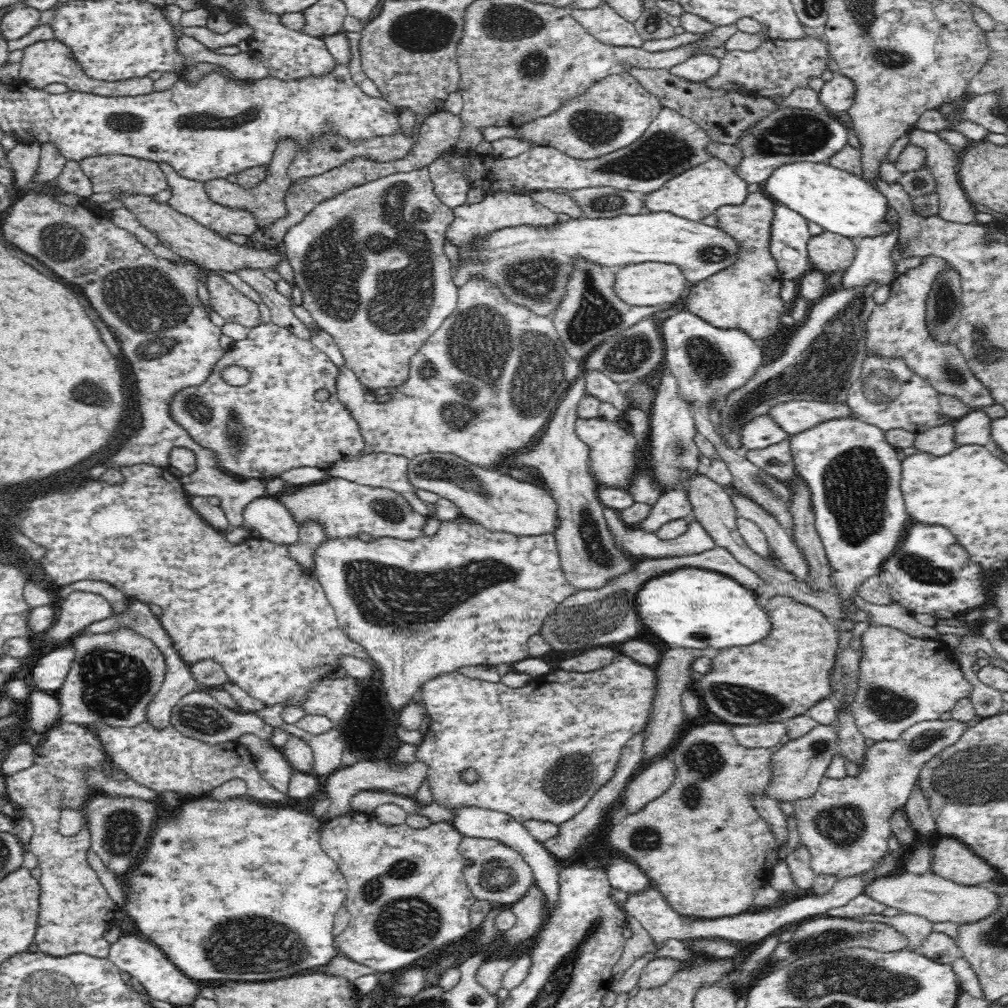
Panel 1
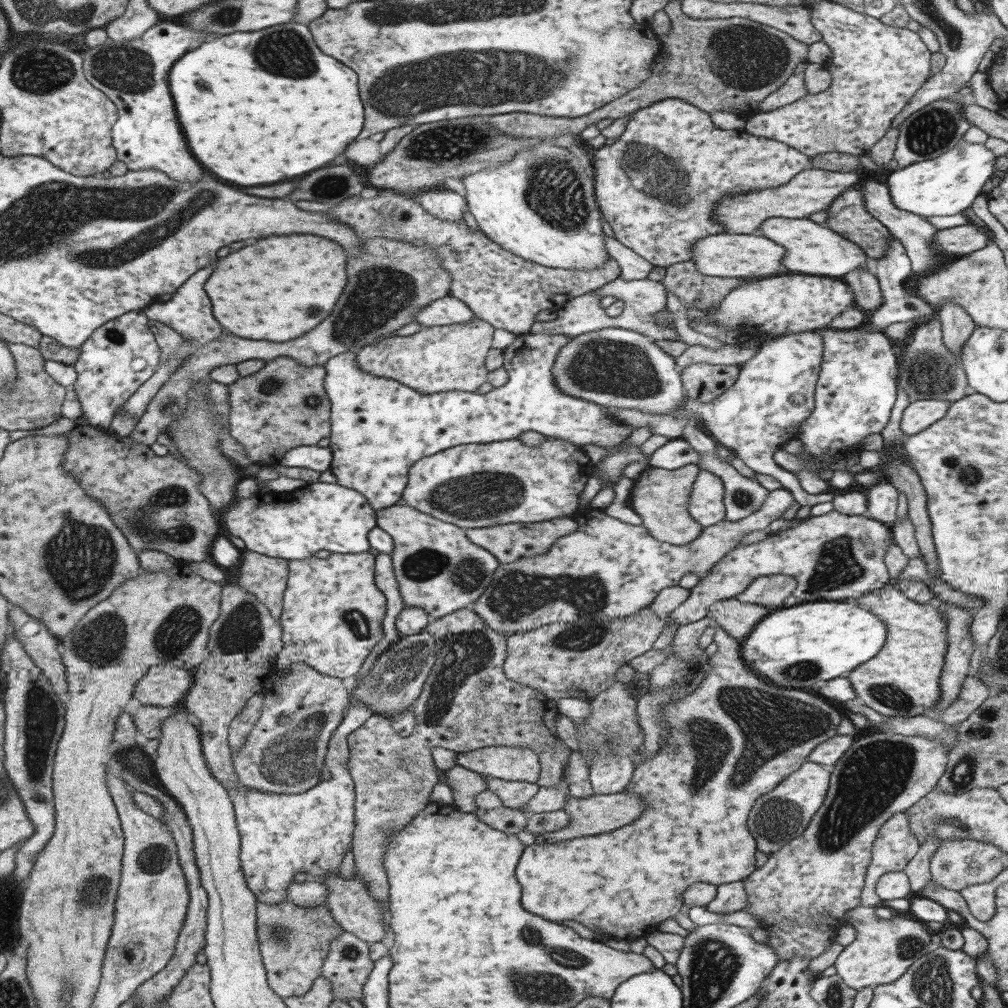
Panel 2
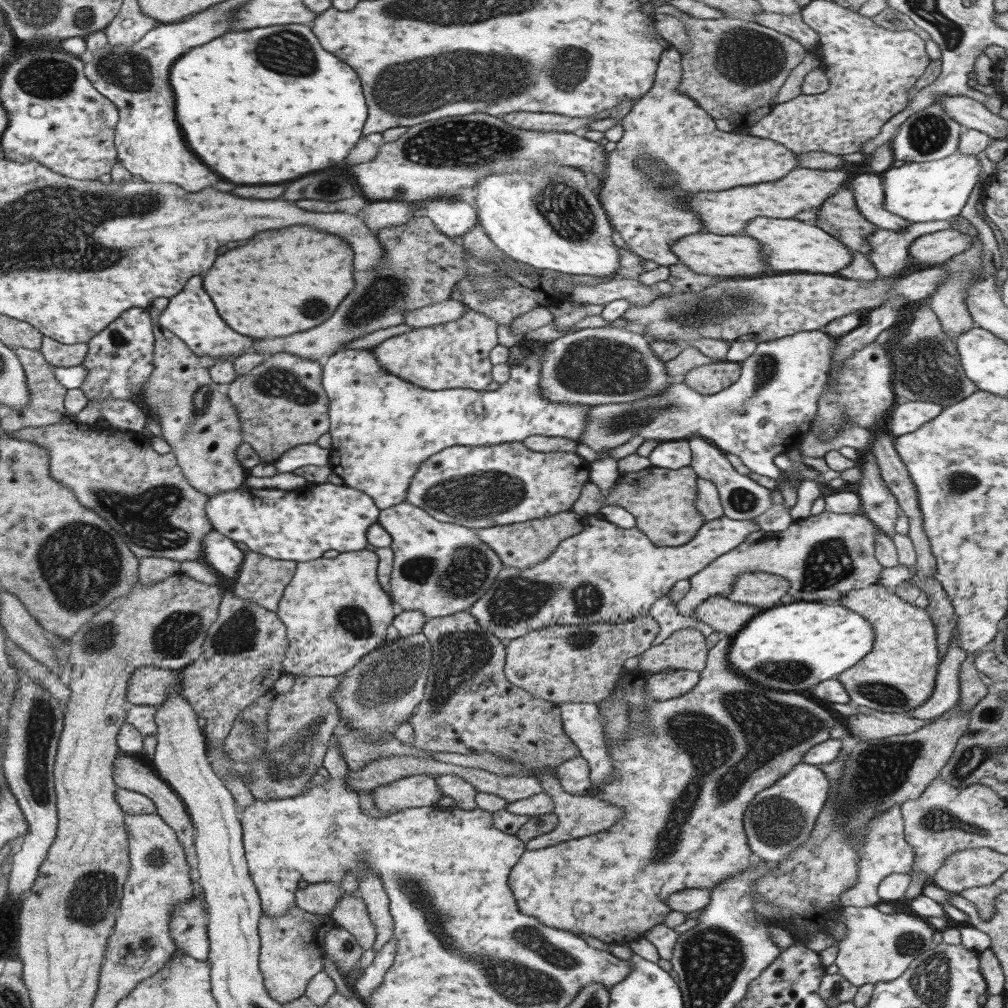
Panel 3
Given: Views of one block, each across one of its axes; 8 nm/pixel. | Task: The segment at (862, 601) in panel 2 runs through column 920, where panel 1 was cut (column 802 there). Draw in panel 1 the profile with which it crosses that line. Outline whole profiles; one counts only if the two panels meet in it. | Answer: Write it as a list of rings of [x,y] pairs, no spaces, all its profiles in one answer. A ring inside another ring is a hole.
[[[779,594],[766,600],[762,609],[770,618],[771,634],[766,639],[758,640],[758,644],[750,644],[746,648],[718,649],[717,654],[711,658],[710,670],[694,676],[692,681],[702,705],[731,726],[793,719],[804,715],[818,700],[830,697],[830,668],[836,660],[836,652],[840,652],[840,631],[836,623],[818,609]]]

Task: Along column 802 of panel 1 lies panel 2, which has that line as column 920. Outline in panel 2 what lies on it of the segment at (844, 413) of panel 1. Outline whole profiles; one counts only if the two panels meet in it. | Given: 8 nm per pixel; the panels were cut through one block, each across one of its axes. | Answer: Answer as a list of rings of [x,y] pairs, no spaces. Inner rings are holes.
[[[916,400],[906,404],[901,413],[899,430],[904,435],[914,435],[939,420],[949,408],[948,400]]]

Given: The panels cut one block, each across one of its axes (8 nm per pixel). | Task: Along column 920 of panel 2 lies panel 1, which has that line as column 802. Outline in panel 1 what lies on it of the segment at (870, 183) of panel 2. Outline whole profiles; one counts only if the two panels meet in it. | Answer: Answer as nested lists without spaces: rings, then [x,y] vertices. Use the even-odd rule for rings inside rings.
[[[775,205],[768,247],[782,280],[800,278],[808,270],[806,244],[810,236],[808,221],[802,215],[784,205]]]

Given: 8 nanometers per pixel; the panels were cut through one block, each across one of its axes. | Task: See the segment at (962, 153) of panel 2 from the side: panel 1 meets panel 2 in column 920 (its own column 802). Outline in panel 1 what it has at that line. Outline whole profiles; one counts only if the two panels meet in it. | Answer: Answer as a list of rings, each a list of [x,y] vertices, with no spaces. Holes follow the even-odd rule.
[[[792,162],[778,166],[761,184],[761,190],[776,204],[798,212],[810,223],[819,224],[831,233],[858,240],[890,230],[888,221],[884,221],[888,199],[861,176],[822,162]]]

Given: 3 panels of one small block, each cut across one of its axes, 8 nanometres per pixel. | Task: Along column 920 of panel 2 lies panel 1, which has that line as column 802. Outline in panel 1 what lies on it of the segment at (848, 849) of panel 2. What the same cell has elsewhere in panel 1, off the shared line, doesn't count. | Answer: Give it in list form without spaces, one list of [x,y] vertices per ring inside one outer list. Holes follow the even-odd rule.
[[[818,724],[794,742],[778,746],[772,757],[772,775],[767,796],[774,800],[800,800],[808,798],[818,790],[834,755],[839,753],[838,735],[834,724]]]

